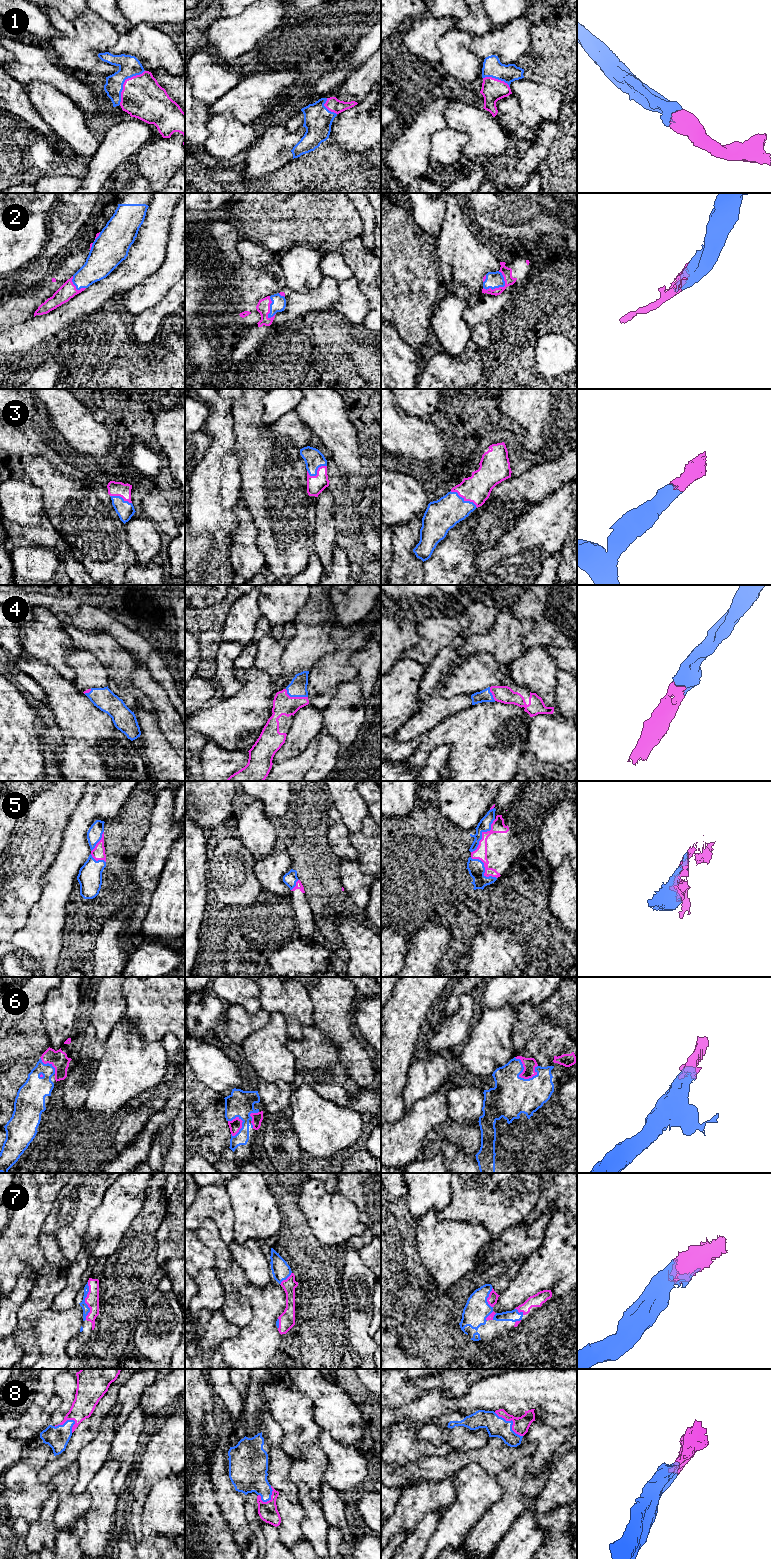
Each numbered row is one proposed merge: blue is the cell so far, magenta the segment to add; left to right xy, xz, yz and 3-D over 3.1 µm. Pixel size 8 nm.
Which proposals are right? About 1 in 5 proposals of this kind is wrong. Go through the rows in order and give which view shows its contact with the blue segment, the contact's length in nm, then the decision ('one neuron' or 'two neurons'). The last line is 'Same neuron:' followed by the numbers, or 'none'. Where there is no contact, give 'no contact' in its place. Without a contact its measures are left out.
1: xy | 340 nm | one neuron
2: yz | 200 nm | one neuron
3: yz | 260 nm | one neuron
4: xz | 200 nm | one neuron
5: yz | 340 nm | one neuron
6: yz | 240 nm | one neuron
7: xy | 300 nm | one neuron
8: yz | 300 nm | one neuron
Same neuron: 1, 2, 3, 4, 5, 6, 7, 8

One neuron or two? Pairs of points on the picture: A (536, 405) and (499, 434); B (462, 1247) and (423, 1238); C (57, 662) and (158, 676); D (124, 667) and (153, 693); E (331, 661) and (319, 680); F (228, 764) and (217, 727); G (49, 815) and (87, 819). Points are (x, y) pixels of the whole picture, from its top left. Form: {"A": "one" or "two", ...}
{"A": "one", "B": "one", "C": "two", "D": "two", "E": "one", "F": "two", "G": "two"}

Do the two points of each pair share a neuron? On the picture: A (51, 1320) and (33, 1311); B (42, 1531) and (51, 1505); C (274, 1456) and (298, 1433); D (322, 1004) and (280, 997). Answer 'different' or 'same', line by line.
A: different
B: same
C: different
D: different

